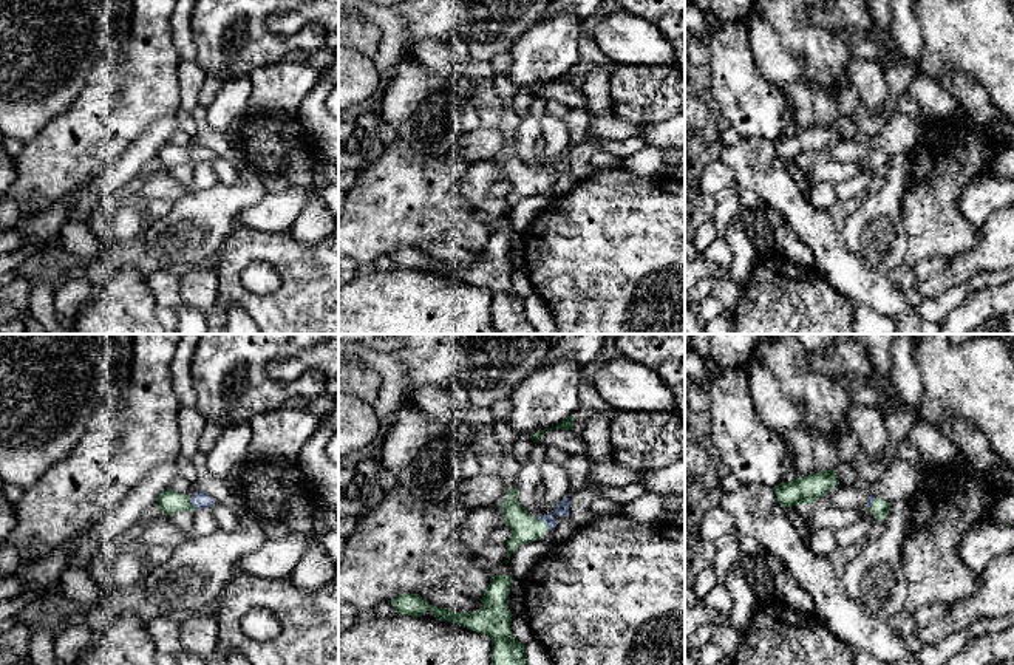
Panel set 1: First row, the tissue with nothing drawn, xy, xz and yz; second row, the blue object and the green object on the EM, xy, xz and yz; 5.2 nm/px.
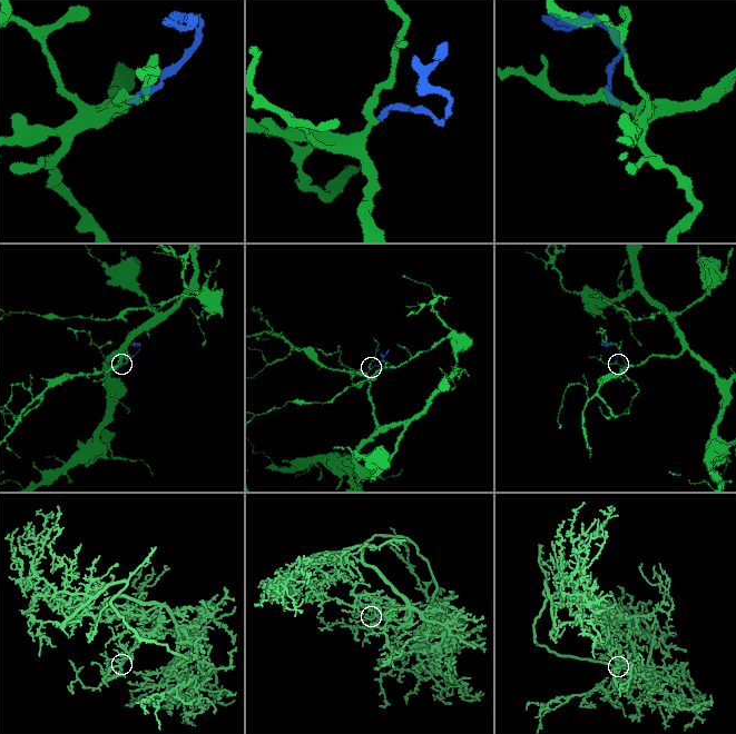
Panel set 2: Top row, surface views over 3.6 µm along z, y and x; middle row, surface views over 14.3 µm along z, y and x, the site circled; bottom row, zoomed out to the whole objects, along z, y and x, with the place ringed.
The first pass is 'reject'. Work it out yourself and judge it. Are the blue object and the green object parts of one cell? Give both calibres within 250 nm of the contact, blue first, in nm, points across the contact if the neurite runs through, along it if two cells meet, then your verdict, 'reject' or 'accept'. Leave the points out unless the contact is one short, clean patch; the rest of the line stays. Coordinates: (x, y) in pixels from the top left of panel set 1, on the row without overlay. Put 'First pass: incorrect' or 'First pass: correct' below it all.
90/120 nm | across xy (200, 153), (190, 156), (169, 155) | accept
First pass: incorrect

